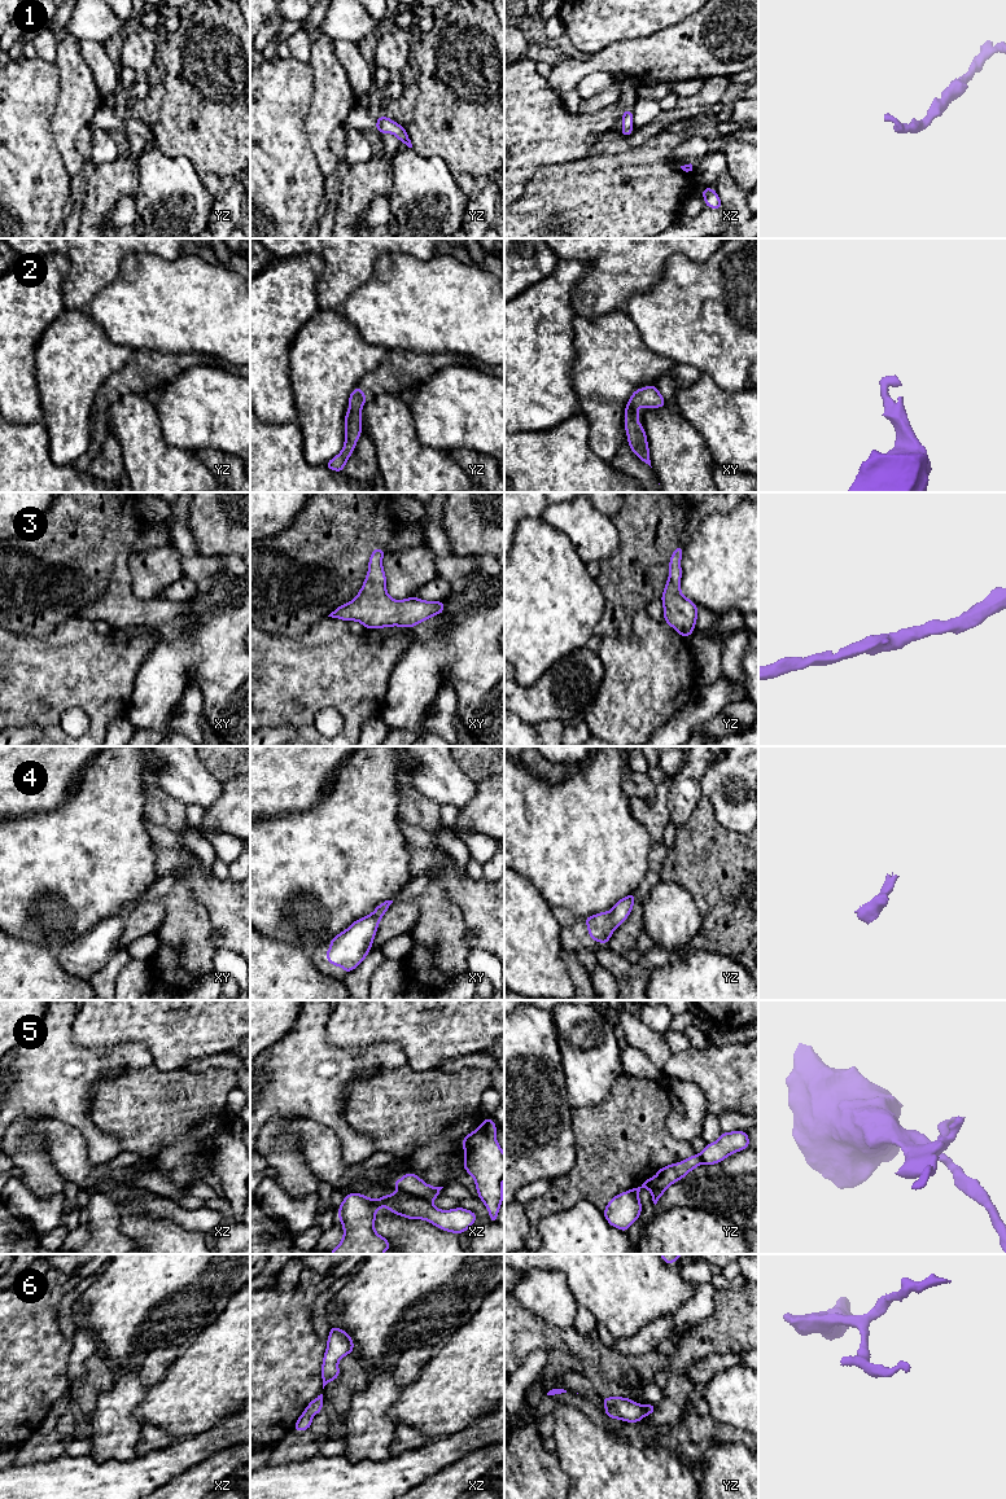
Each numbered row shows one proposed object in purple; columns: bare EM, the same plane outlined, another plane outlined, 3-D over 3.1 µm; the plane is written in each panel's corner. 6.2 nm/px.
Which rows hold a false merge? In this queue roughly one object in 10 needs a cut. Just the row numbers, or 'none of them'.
5

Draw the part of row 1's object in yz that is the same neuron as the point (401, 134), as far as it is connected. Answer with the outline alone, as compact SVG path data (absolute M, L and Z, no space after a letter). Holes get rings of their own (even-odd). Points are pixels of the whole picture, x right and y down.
M380 115L376 120L376 130L381 133L394 133L402 144L412 148L411 140L406 133L406 127L397 124L393 119Z

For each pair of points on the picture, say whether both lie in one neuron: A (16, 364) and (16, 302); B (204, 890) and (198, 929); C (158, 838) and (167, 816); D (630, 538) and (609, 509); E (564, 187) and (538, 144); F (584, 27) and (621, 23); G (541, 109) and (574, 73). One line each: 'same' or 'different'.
A: same
B: different
C: different
D: different
E: different
F: same
G: different

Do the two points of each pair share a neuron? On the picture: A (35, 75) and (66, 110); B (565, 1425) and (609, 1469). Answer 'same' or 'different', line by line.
A: different
B: same

